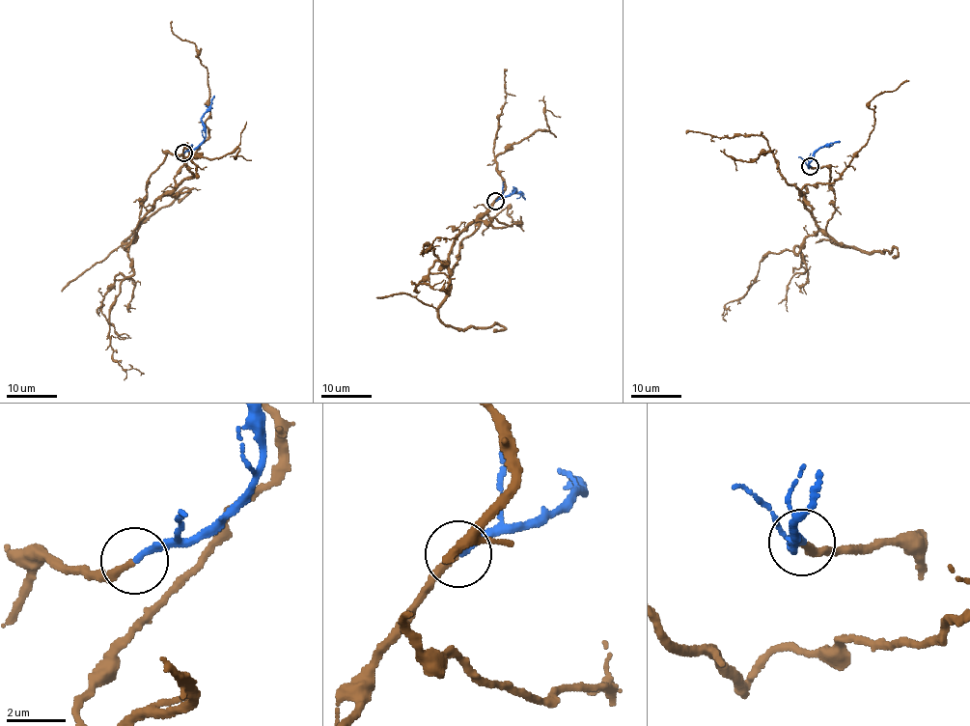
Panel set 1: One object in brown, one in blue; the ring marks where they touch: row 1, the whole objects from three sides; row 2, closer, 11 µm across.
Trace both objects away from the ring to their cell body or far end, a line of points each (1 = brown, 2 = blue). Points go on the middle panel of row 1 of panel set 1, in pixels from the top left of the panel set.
1: (495, 202), (463, 239), (450, 269), (457, 236), (486, 210), (510, 225), (521, 222), (505, 208), (484, 235)
2: (495, 201), (516, 189), (512, 191), (522, 194), (525, 200)

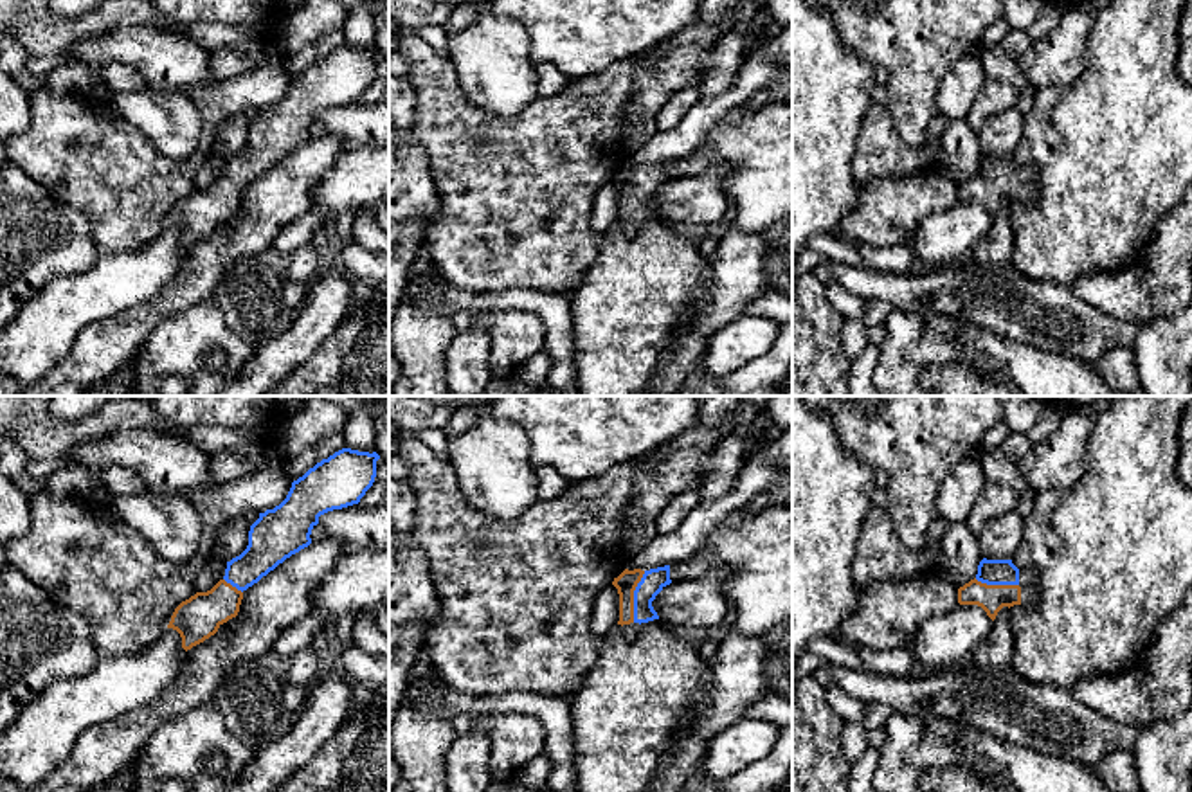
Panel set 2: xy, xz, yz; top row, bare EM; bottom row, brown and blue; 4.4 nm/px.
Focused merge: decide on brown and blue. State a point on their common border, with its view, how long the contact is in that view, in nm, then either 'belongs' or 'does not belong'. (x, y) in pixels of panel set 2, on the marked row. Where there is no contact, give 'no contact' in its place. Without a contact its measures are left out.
xz (632, 596) | 240 nm | belongs

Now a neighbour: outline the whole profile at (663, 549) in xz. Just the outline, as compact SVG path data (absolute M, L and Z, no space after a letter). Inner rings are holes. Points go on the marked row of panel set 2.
M792 428L771 434L763 450L744 463L726 497L700 500L673 533L657 533L636 556L628 558L627 569L650 571L691 556L713 527L763 493L780 472L792 472Z

